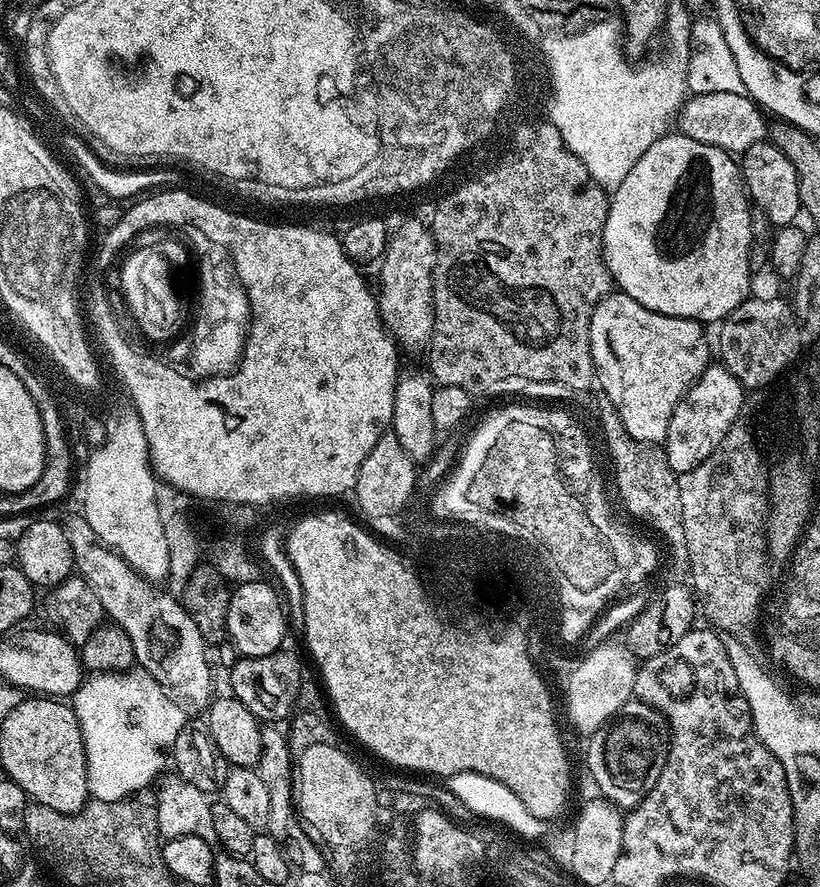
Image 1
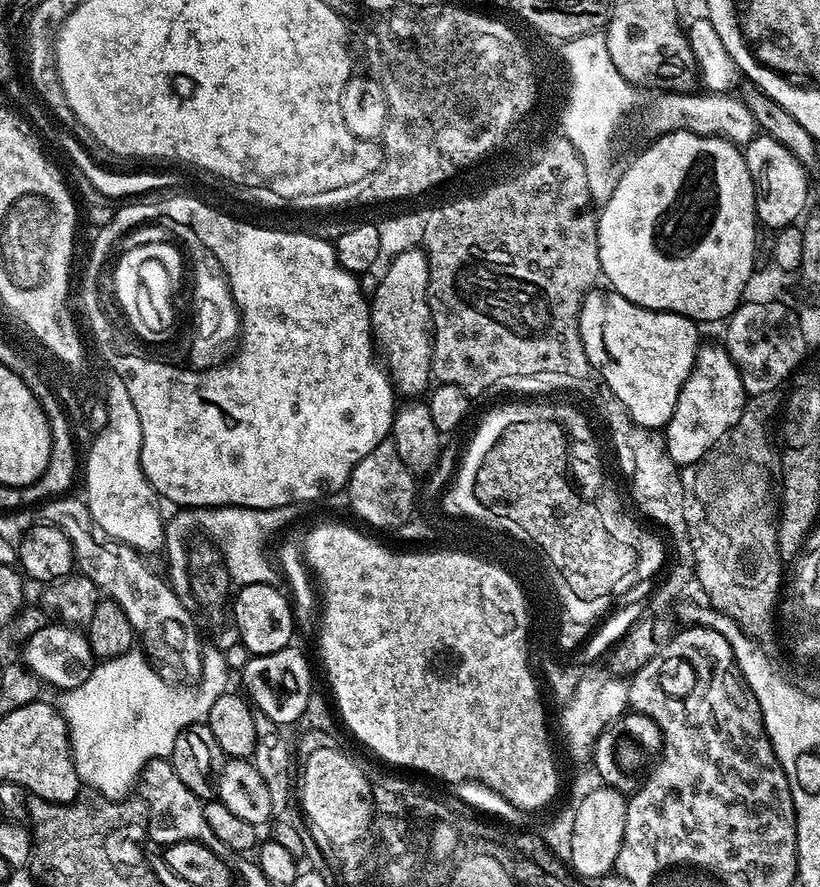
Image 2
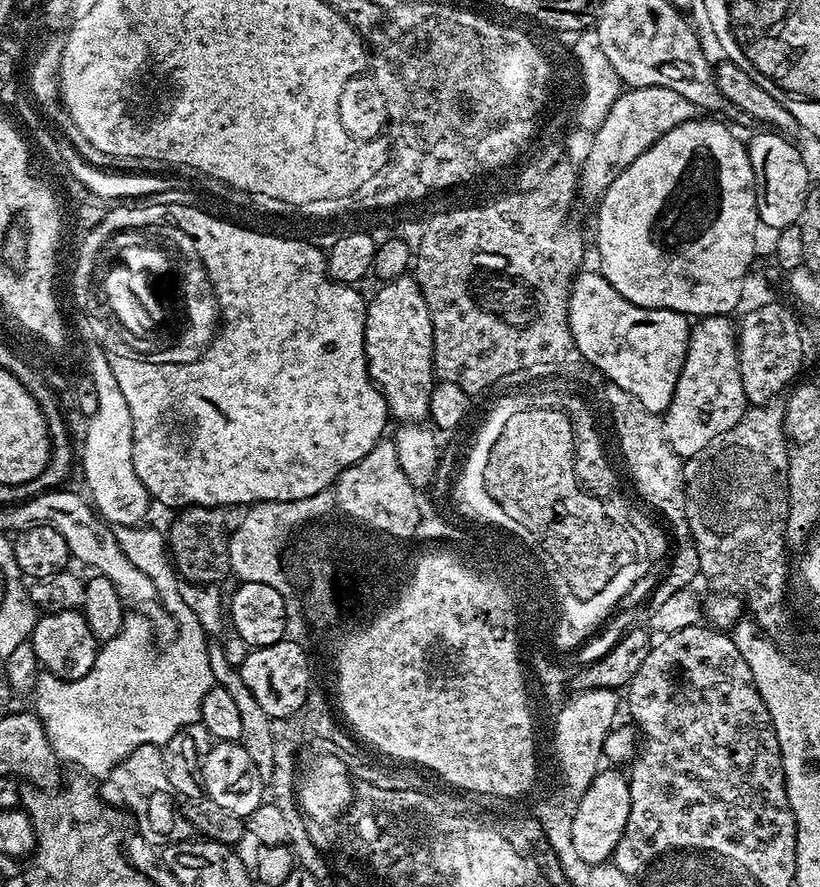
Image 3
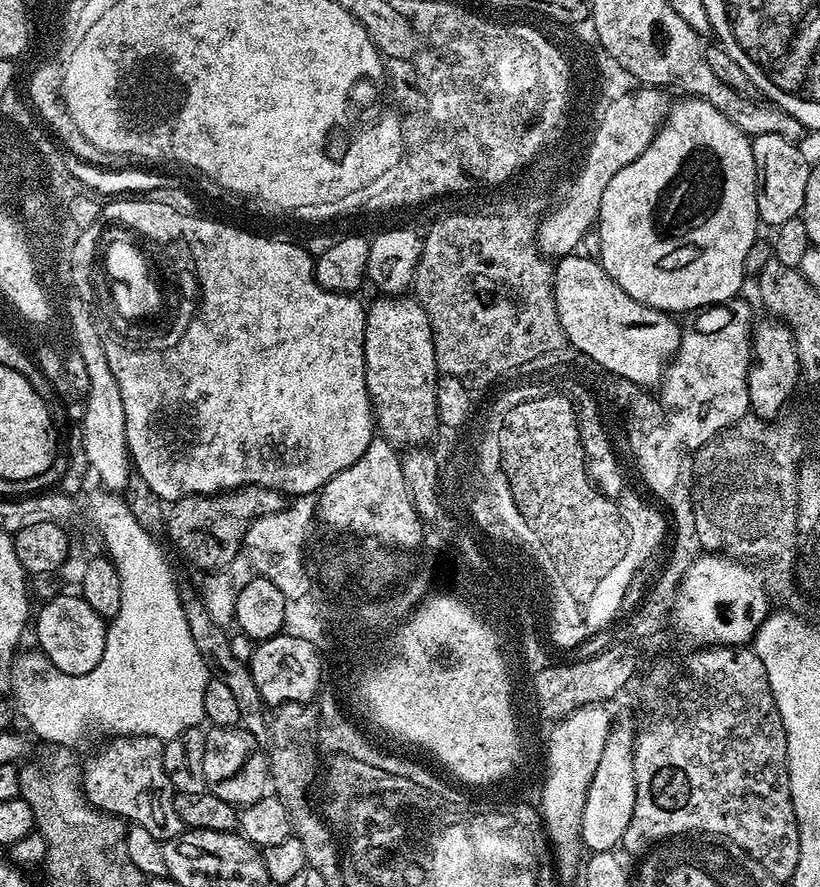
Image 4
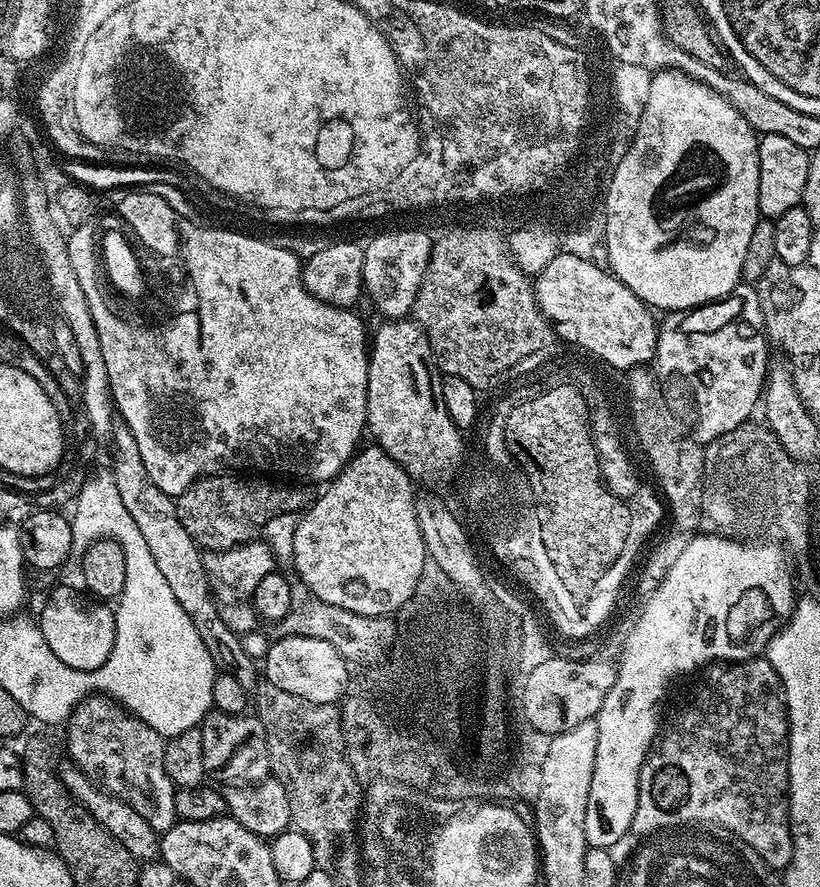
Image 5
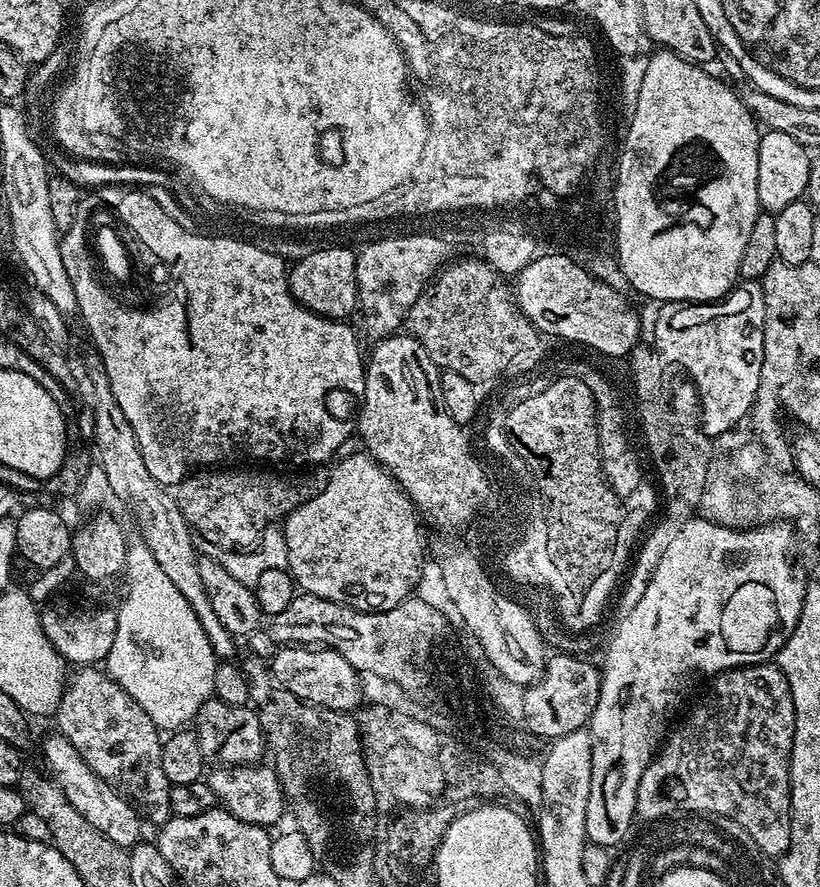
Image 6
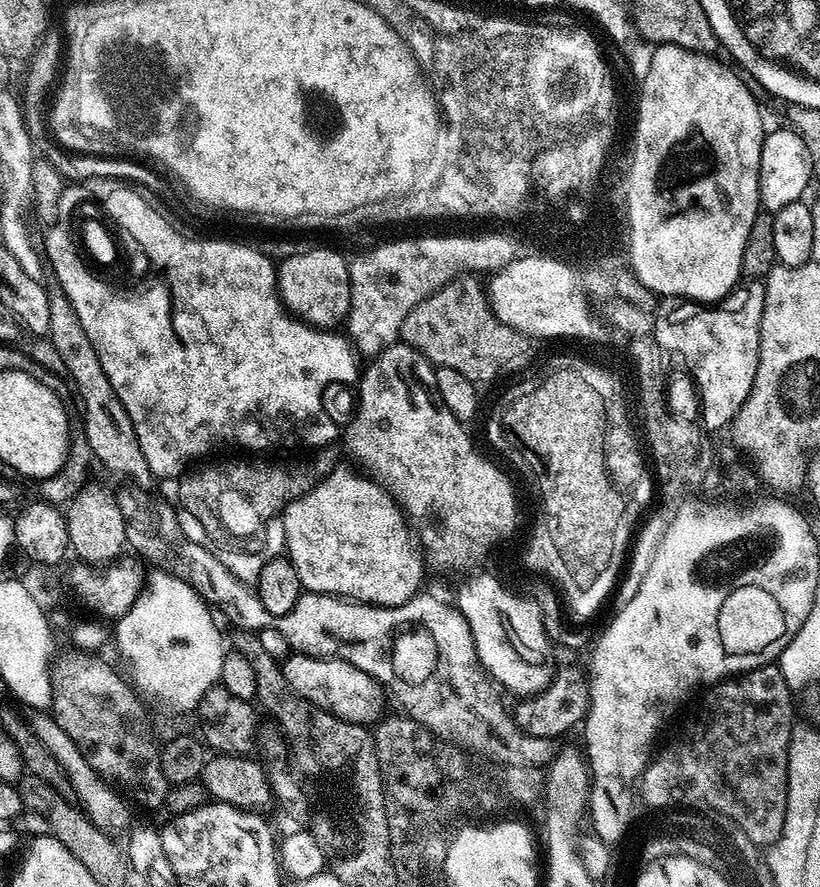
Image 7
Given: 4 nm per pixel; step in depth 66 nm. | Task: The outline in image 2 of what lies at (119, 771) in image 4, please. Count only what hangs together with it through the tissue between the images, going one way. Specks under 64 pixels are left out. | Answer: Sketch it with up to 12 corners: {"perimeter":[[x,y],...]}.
{"perimeter":[[171,759],[140,771],[149,841],[223,842],[206,826],[202,801],[174,774]]}

